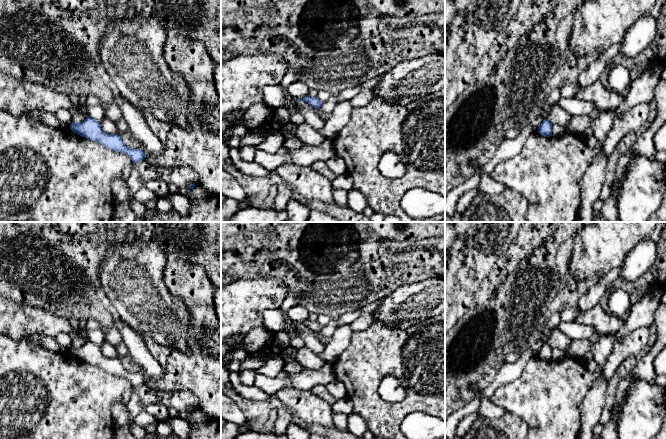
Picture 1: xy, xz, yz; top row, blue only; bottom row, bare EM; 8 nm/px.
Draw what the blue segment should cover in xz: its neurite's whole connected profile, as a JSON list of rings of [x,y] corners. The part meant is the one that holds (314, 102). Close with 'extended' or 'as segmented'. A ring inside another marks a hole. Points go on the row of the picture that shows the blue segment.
[[[306,95],[305,97],[296,100],[296,102],[298,101],[304,101],[315,109],[319,109],[322,106],[321,101],[317,97],[310,97],[309,95]]] | as segmented

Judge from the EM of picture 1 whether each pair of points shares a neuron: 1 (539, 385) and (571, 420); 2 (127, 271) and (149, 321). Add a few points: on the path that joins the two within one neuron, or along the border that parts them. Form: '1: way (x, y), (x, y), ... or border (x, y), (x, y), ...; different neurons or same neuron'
1: way (546, 394), (548, 399), (562, 413); same neuron
2: way (134, 283), (139, 297), (149, 309); same neuron

